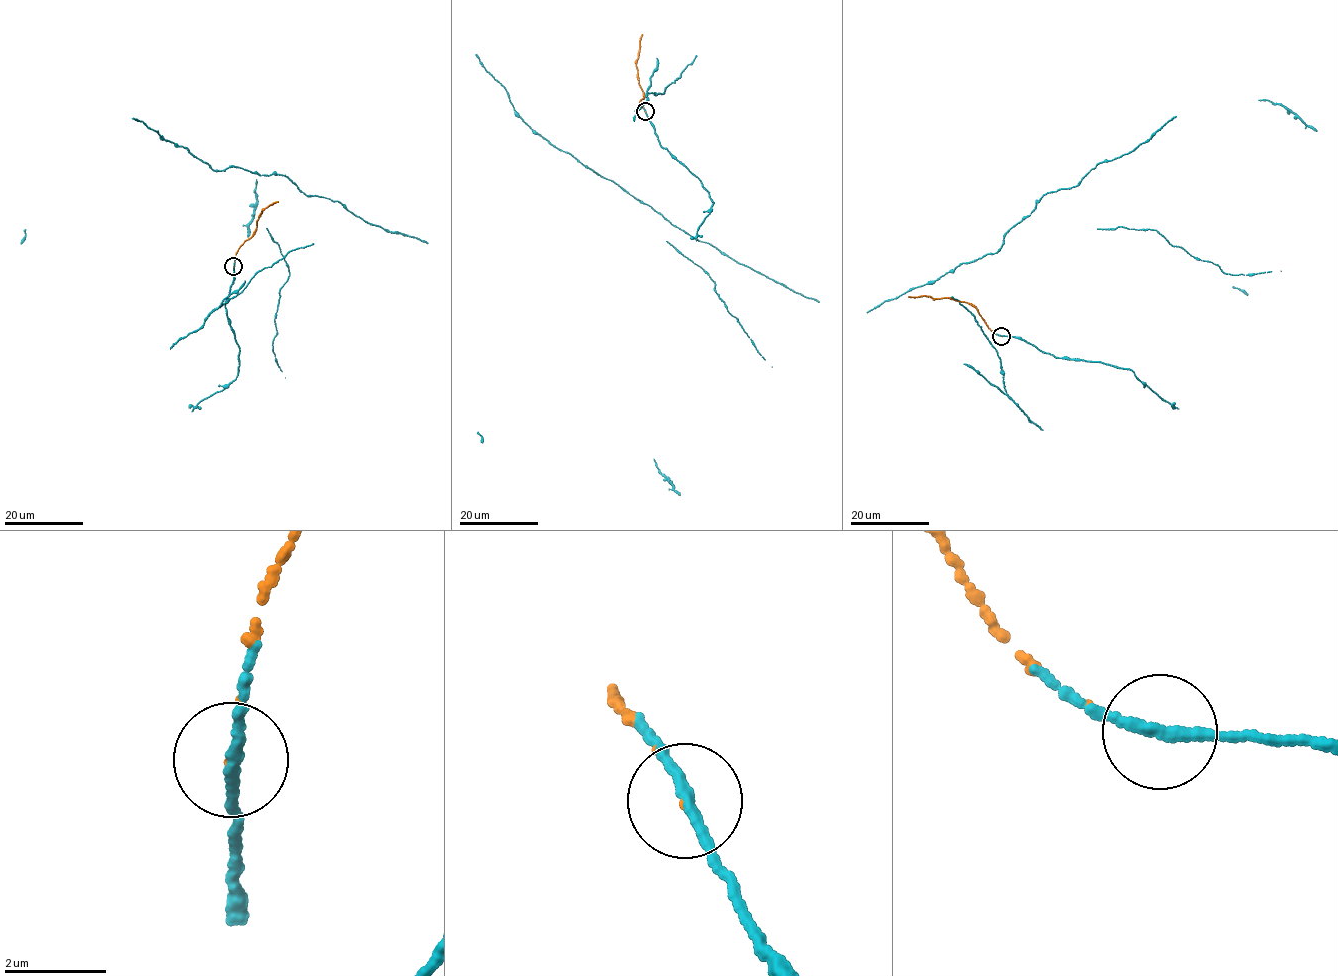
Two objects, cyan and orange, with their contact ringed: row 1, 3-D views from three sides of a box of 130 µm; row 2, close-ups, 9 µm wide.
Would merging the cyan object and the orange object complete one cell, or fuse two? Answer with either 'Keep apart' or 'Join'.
Join

